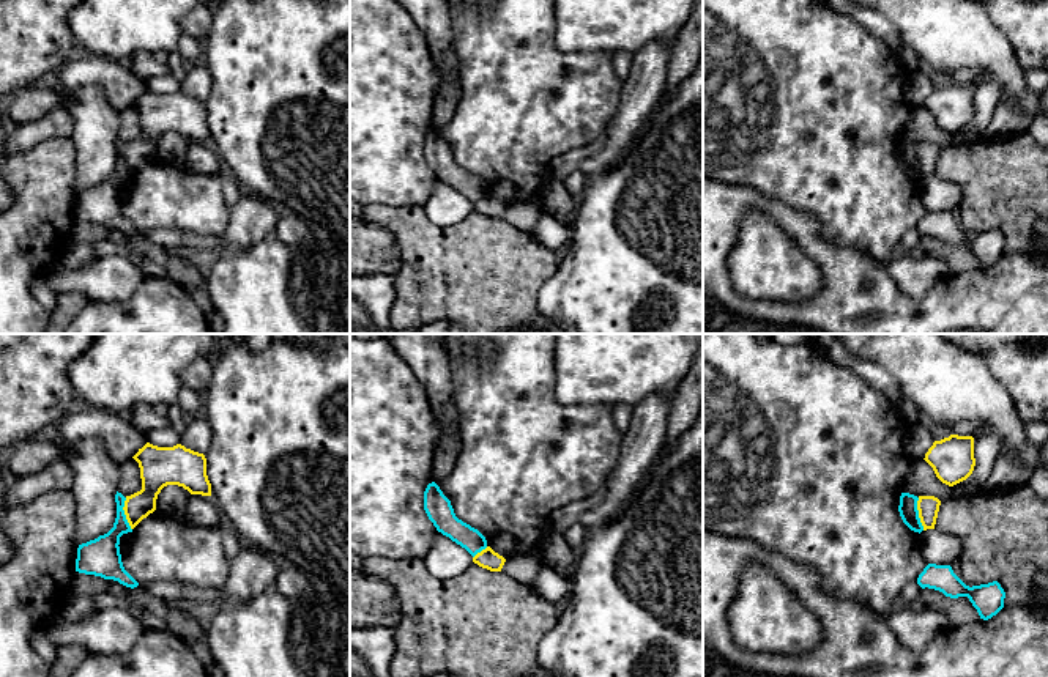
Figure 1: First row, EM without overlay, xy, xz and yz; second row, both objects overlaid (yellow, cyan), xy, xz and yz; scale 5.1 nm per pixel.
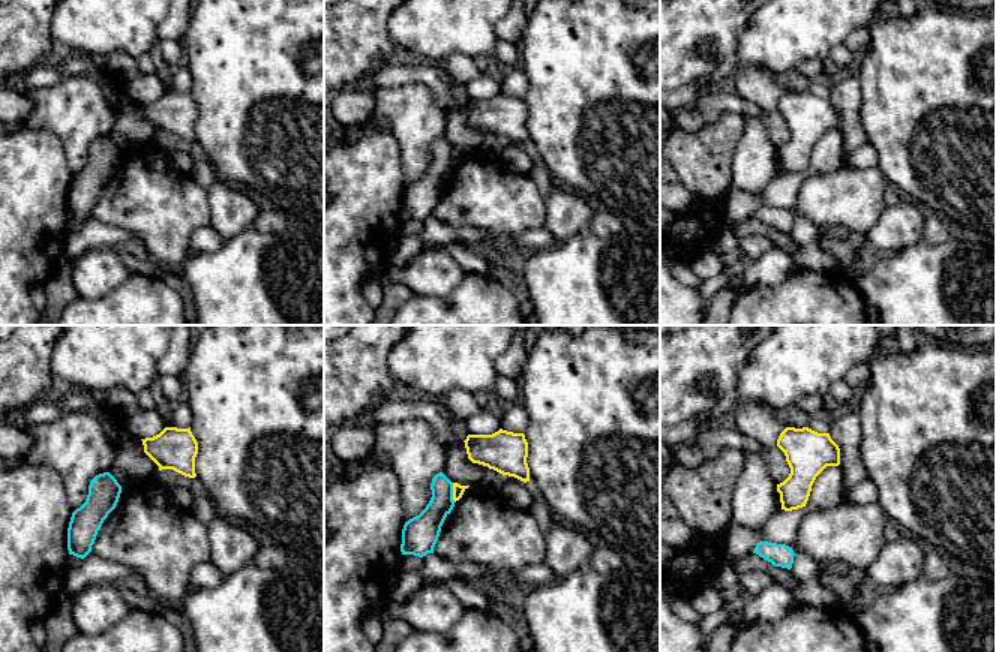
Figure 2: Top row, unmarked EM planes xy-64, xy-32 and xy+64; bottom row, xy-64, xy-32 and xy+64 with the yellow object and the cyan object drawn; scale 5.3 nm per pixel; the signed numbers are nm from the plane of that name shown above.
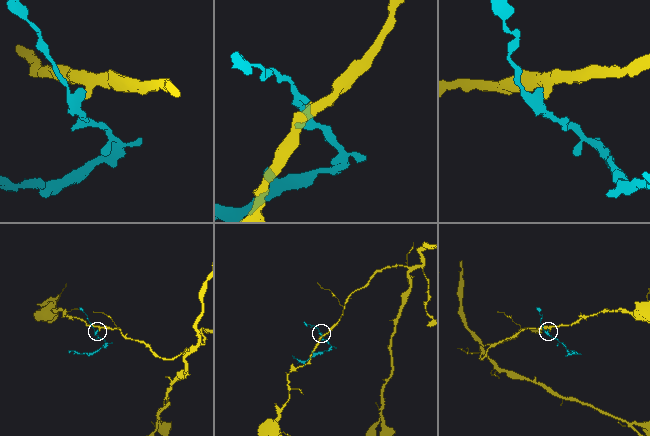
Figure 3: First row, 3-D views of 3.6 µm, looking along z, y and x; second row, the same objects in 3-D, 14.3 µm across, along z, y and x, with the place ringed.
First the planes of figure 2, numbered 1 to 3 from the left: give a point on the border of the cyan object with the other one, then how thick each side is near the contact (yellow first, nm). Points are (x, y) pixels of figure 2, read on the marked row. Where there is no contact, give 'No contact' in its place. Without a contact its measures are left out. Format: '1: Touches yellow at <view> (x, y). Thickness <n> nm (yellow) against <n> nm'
1: No contact
2: Touches yellow at xy-32 (453, 492). Thickness 60 nm (yellow) against 160 nm
3: No contact

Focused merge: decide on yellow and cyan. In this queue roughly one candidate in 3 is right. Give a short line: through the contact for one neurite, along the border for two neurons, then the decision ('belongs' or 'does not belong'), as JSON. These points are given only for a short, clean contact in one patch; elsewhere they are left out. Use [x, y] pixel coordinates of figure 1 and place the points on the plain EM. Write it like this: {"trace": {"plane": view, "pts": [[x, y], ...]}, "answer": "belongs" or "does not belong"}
{"trace": {"plane": "yz", "pts": [[917, 145], [917, 164], [924, 177]]}, "answer": "does not belong"}

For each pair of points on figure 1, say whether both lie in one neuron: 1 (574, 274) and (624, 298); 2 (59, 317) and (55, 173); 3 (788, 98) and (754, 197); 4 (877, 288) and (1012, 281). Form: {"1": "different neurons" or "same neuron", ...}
{"1": "same neuron", "2": "different neurons", "3": "different neurons", "4": "same neuron"}

